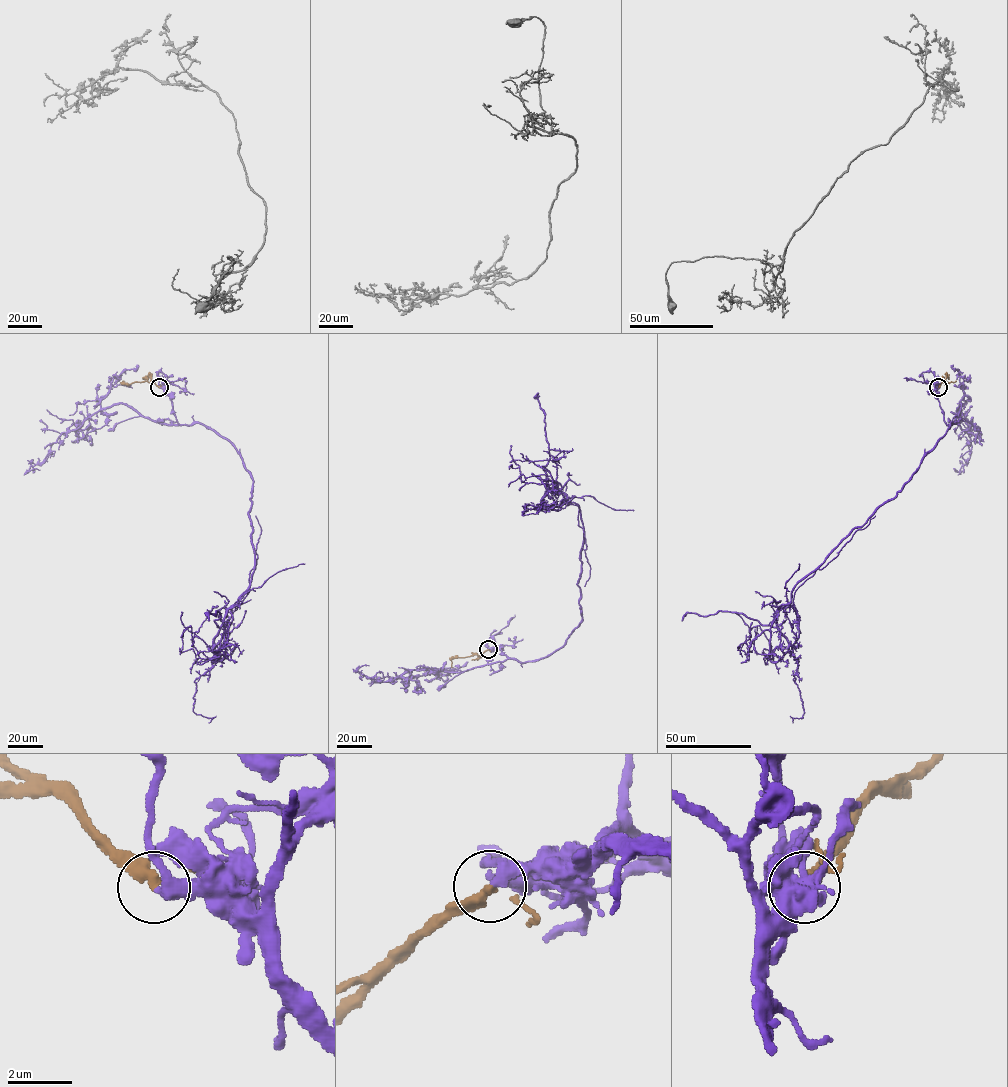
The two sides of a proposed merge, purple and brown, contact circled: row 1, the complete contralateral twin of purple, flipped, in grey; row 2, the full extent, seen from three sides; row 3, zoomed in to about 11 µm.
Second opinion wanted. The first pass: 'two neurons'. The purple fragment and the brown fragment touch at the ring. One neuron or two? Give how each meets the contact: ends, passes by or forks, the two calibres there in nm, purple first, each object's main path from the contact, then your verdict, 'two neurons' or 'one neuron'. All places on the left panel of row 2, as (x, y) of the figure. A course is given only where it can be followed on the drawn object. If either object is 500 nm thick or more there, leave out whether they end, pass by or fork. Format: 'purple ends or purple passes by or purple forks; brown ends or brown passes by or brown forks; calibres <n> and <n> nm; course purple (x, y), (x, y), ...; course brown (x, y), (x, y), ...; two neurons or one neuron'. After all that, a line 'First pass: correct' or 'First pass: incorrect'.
purple passes by; brown ends; calibres 320 and 400 nm; course purple (159, 387), (179, 424), (226, 438), (253, 481), (249, 590), (212, 657), (199, 656), (190, 625), (180, 654); course brown (159, 387), (147, 381), (125, 384), (123, 380); one neuron
First pass: incorrect

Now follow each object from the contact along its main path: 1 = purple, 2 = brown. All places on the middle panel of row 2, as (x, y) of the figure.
1: (488, 649), (537, 660), (582, 619), (578, 507), (552, 509), (541, 500), (545, 484), (509, 467)
2: (488, 649), (480, 654), (454, 657), (452, 667)

